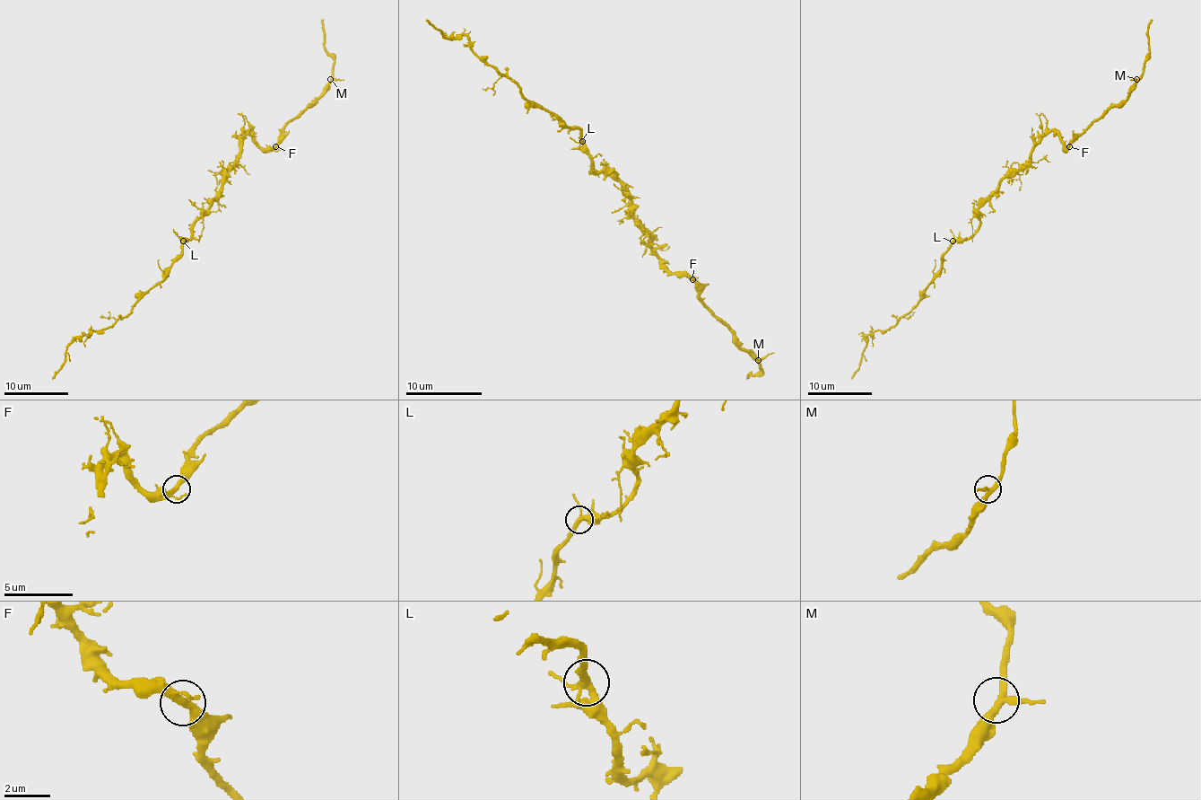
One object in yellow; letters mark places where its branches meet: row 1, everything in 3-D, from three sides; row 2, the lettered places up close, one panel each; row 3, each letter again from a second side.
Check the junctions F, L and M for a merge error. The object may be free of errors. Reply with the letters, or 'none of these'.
none of these

